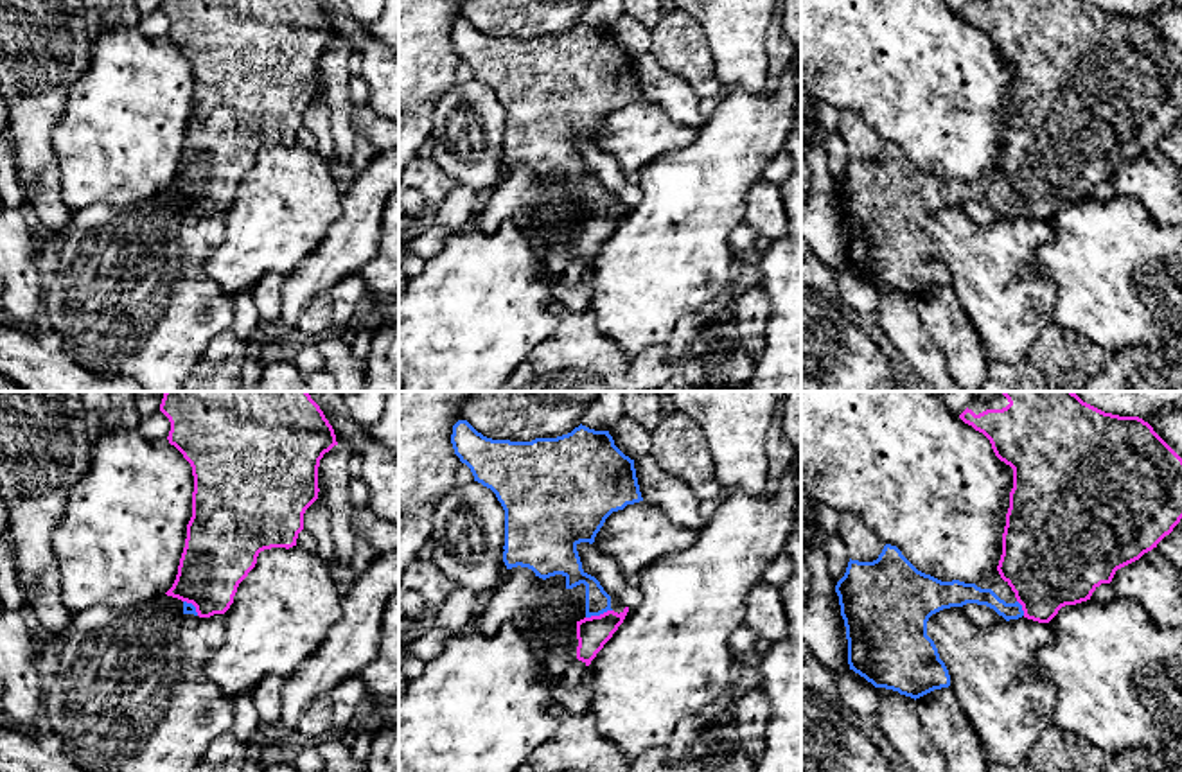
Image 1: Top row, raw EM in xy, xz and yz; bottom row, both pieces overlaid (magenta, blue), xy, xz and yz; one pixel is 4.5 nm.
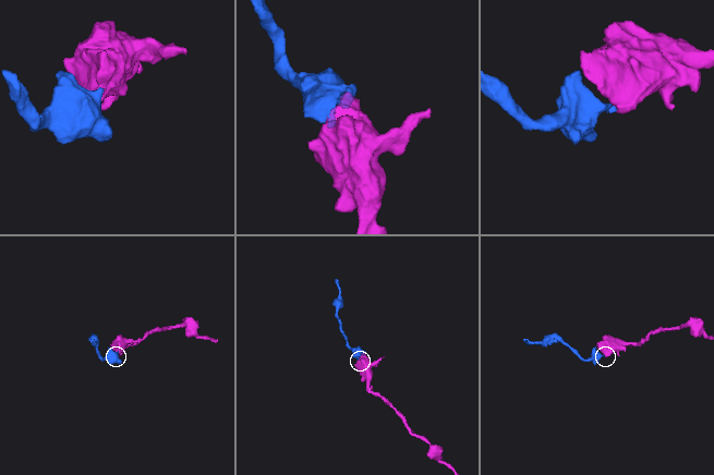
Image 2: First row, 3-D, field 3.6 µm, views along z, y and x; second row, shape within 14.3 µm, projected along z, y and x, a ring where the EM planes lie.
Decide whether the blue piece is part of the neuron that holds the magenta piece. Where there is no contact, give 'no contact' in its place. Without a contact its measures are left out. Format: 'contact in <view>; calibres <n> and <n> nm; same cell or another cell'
contact in xz; calibres 150 and 110 nm; same cell

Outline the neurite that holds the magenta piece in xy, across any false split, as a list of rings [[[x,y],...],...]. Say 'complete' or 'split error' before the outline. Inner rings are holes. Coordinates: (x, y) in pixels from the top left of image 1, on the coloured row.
split error; [[[165,391],[160,411],[171,422],[169,443],[190,463],[194,476],[185,548],[176,580],[165,594],[183,601],[183,614],[225,614],[260,551],[296,546],[304,513],[318,499],[320,460],[338,445],[336,434],[307,391]]]

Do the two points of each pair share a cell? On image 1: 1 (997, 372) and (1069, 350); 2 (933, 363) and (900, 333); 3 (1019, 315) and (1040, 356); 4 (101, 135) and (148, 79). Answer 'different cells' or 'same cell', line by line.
1: same cell
2: same cell
3: different cells
4: same cell

